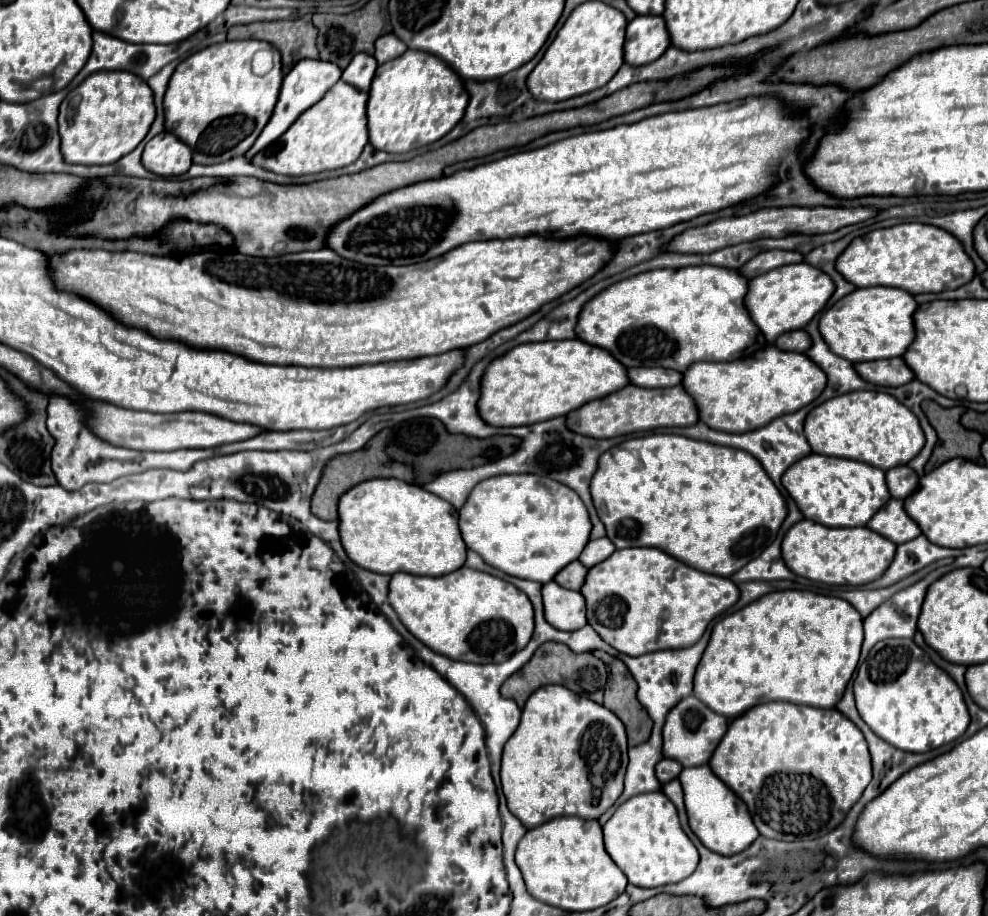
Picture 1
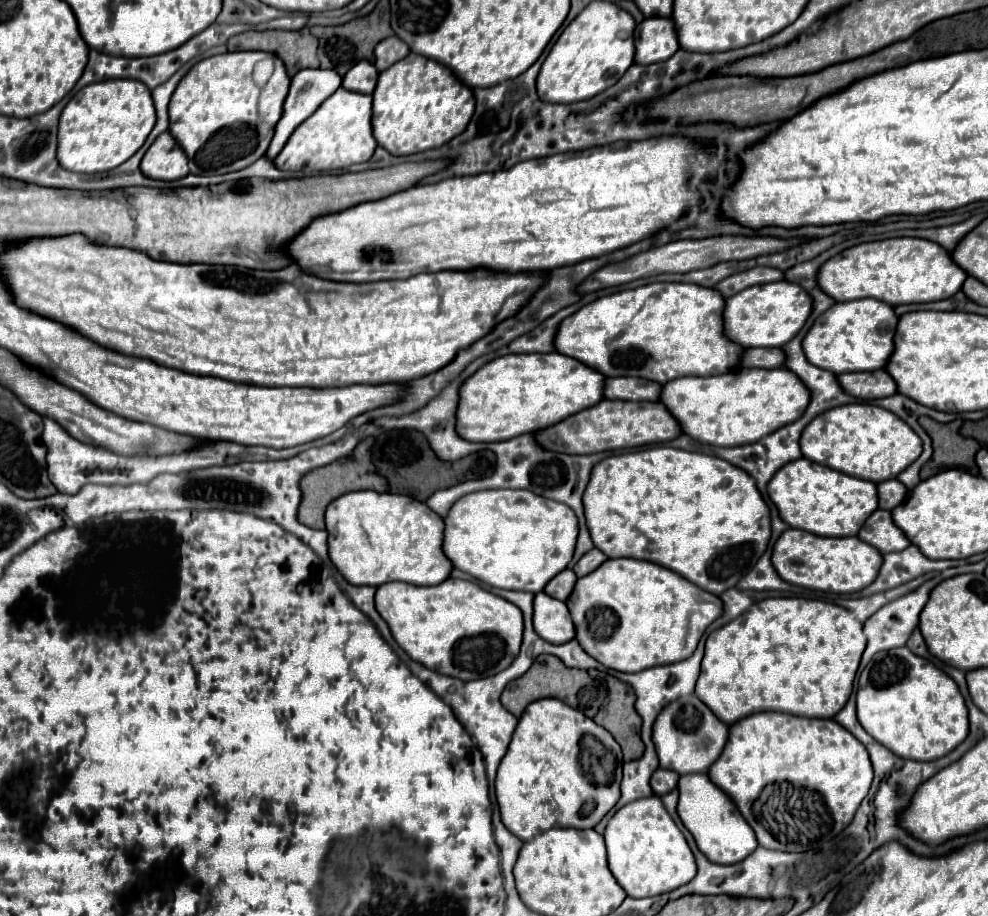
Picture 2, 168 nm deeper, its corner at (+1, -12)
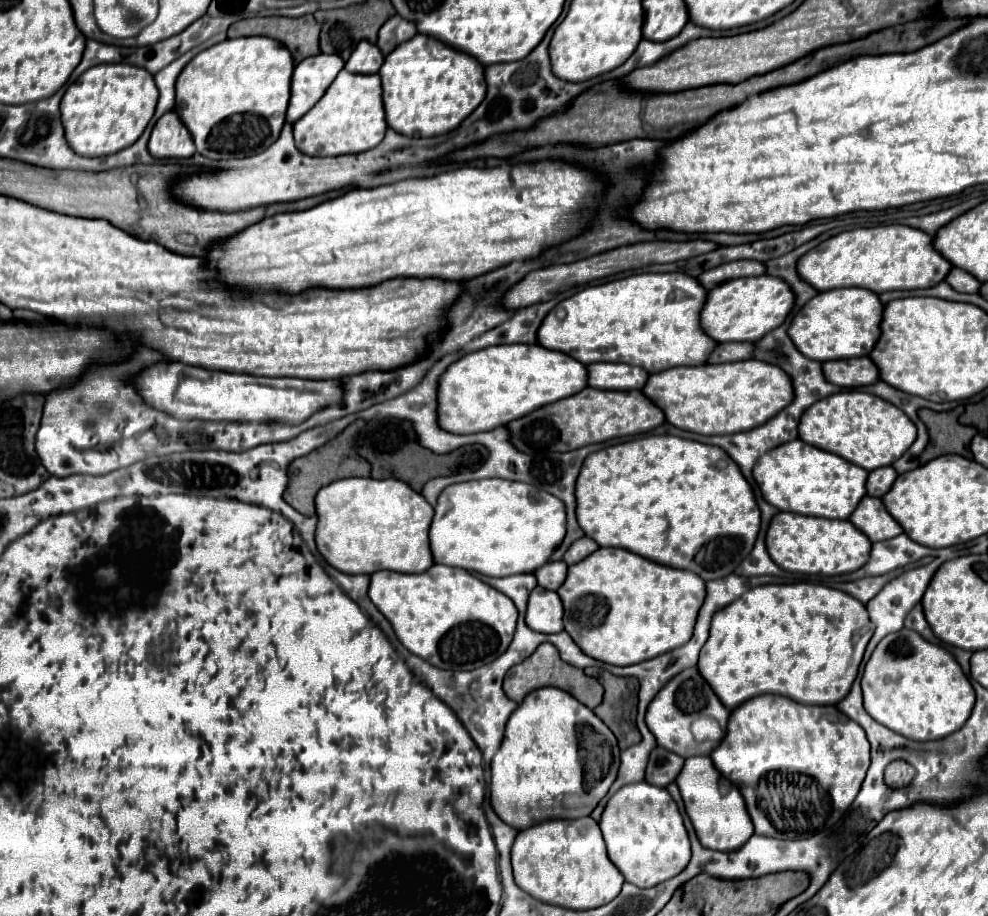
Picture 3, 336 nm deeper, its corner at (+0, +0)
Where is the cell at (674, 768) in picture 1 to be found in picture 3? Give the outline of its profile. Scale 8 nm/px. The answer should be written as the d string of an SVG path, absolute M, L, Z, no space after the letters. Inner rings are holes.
M655 747L649 755L649 765L645 771L645 781L655 787L667 787L677 779L683 769L683 757L673 755L665 747Z

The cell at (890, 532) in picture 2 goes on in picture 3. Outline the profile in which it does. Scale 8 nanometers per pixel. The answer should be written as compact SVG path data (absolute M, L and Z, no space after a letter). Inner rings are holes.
M863 497L857 509L851 513L849 521L873 543L881 539L891 539L893 535L899 535L903 531L901 525L887 513L881 499L875 497Z

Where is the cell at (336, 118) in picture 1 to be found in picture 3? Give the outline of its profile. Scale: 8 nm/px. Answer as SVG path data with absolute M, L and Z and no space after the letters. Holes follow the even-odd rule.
M341 71L319 103L295 125L295 145L305 155L335 157L347 153L363 153L377 147L387 131L383 89L379 75L355 75Z

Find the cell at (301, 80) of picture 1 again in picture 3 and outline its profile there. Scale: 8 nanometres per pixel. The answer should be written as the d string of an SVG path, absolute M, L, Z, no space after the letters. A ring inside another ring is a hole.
M319 53L303 59L295 67L291 81L291 101L287 109L289 123L301 119L323 97L323 93L333 83L343 65L343 59L337 55Z

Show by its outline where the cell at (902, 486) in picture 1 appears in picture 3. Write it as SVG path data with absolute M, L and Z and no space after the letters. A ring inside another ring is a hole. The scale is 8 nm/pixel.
M879 467L873 469L867 477L867 495L871 497L883 497L889 487L893 485L893 481L897 479L897 471L893 471L893 467Z

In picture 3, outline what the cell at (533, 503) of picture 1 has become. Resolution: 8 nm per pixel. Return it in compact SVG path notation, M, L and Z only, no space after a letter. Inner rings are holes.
M507 479L467 481L441 491L429 527L435 563L461 567L487 577L535 573L565 537L565 505L561 499L529 483Z

